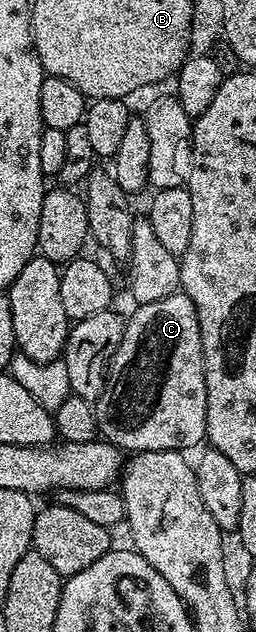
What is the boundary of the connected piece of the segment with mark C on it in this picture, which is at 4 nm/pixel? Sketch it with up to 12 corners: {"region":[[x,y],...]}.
{"region":[[138,304],[93,405],[130,454],[206,440],[196,306]]}

